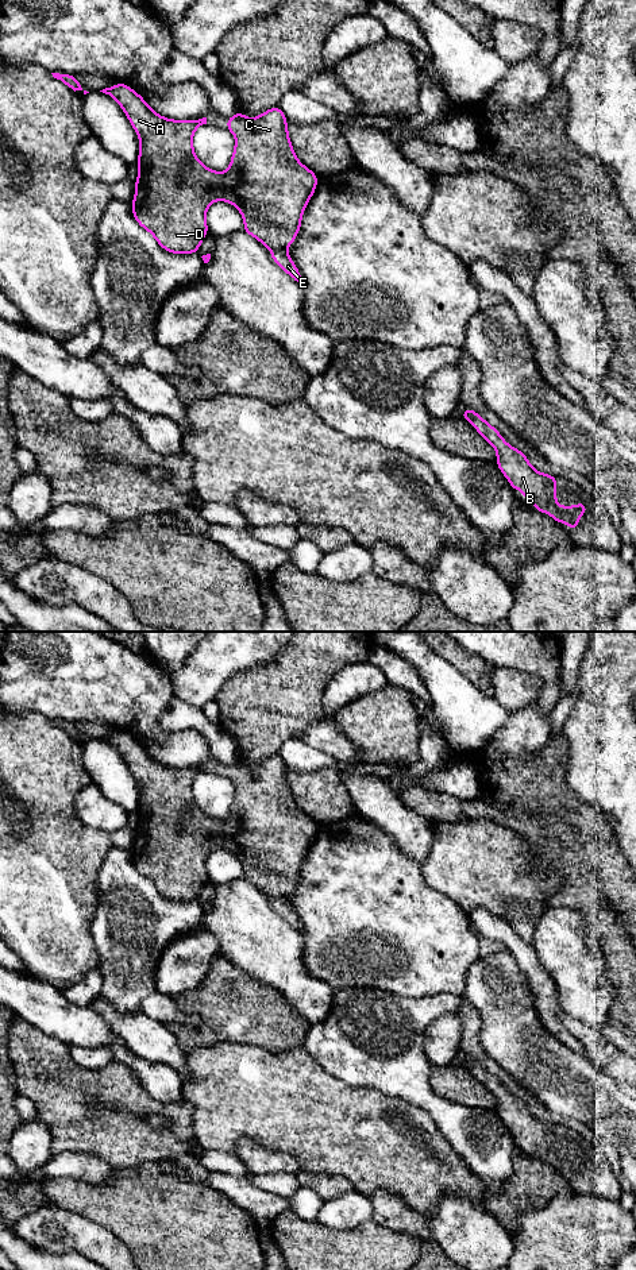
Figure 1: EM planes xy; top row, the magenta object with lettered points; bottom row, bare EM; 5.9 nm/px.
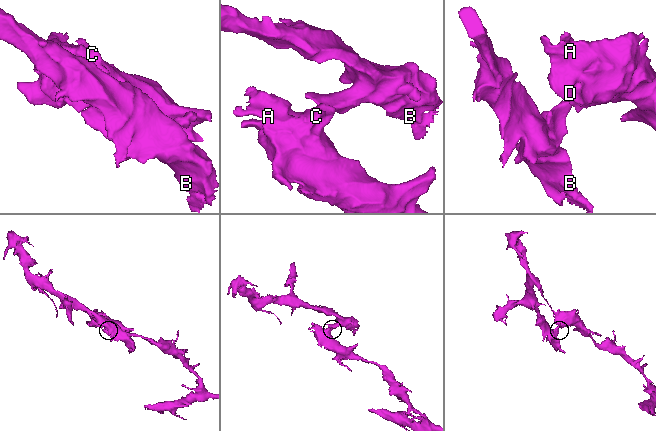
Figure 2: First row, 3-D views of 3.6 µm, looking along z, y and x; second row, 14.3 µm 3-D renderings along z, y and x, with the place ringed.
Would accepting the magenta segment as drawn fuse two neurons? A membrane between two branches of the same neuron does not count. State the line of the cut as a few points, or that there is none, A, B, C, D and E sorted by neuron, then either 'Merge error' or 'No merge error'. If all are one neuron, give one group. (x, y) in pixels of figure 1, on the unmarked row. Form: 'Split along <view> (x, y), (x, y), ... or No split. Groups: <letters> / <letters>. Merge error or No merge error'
Split along xy (285, 896), (277, 896), (272, 900). Groups: A C D / B E. Merge error

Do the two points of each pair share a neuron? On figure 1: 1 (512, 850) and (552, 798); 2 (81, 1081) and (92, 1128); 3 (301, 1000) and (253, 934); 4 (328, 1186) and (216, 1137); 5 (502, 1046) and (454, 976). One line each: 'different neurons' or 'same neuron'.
1: different neurons
2: same neuron
3: same neuron
4: different neurons
5: different neurons

